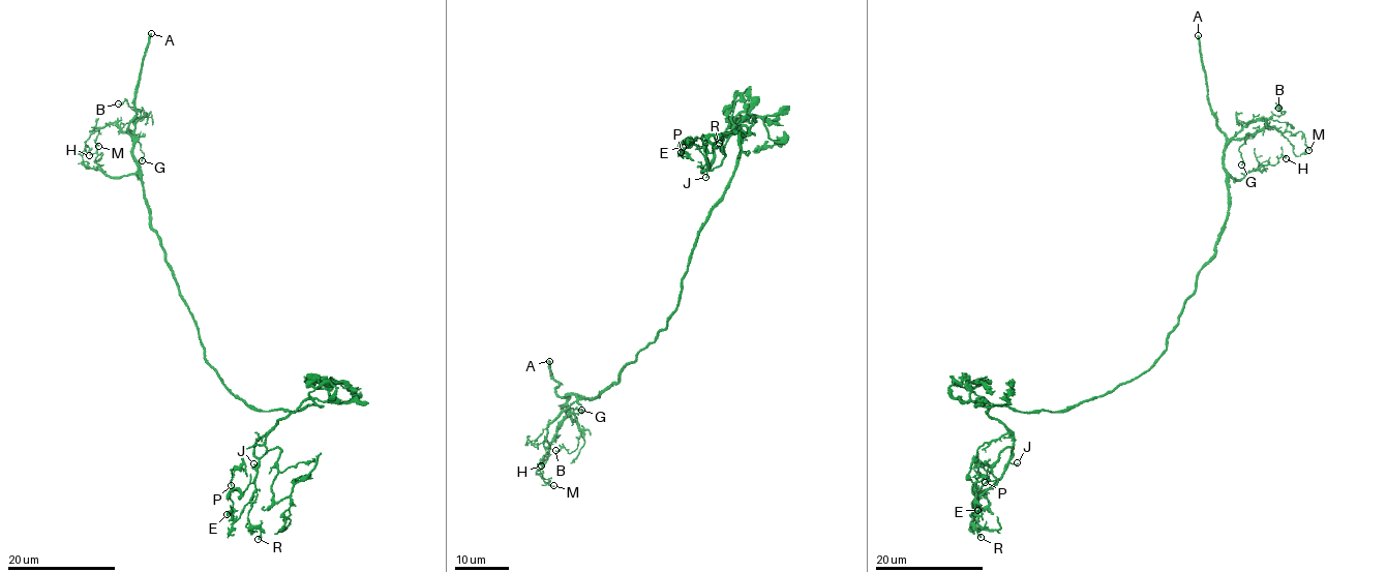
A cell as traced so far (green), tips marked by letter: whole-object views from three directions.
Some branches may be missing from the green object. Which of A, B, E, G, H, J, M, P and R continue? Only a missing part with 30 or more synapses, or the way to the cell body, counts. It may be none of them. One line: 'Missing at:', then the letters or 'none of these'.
Missing at: A

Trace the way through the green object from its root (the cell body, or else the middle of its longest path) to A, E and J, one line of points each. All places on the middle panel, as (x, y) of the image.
A: (689, 262), (677, 309), (666, 328), (601, 393), (592, 398), (559, 395), (549, 361)
E: (689, 262), (748, 129), (721, 137), (703, 172), (702, 154), (683, 147)
J: (689, 262), (701, 224), (732, 176), (743, 125), (717, 141), (705, 177)

